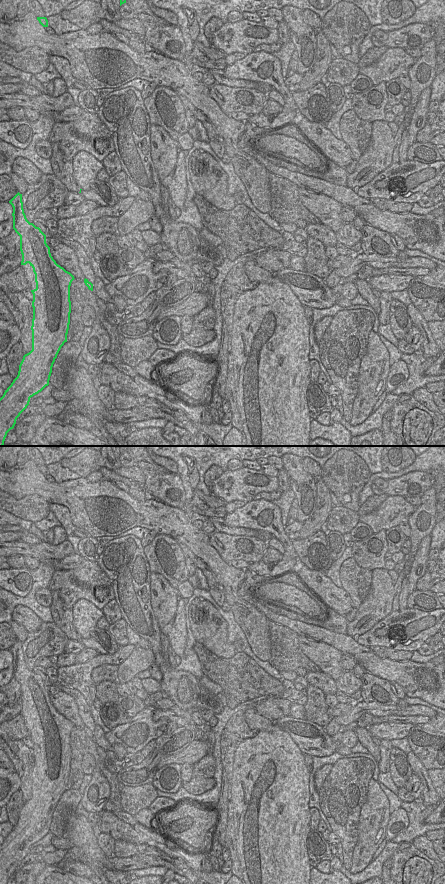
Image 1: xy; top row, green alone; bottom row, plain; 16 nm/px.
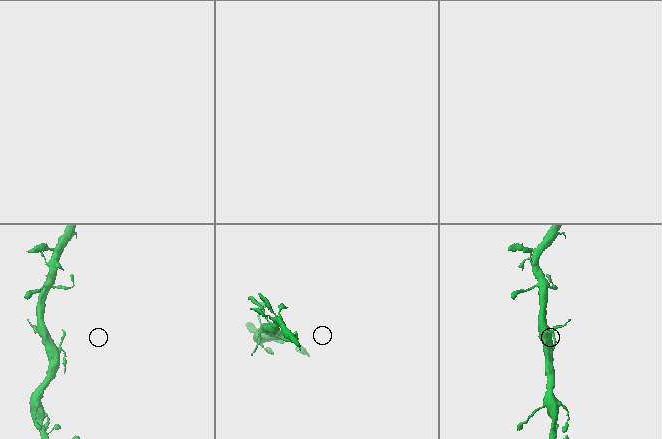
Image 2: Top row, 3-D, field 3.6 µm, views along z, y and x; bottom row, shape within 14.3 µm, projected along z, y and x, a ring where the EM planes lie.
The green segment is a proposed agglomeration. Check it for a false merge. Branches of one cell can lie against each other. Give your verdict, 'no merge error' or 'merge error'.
no merge error

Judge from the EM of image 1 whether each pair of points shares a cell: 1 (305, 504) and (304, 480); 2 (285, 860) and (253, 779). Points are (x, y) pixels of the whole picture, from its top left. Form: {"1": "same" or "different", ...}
{"1": "same", "2": "same"}

